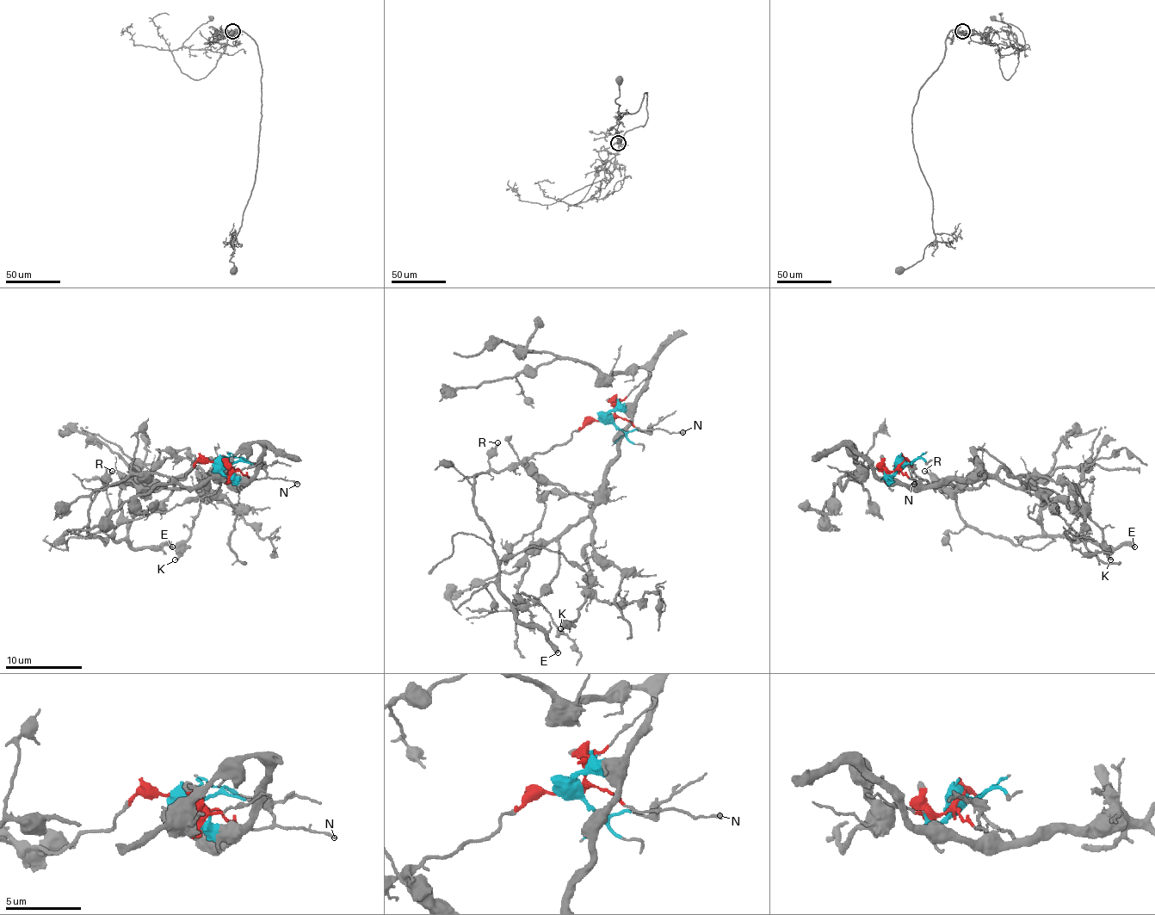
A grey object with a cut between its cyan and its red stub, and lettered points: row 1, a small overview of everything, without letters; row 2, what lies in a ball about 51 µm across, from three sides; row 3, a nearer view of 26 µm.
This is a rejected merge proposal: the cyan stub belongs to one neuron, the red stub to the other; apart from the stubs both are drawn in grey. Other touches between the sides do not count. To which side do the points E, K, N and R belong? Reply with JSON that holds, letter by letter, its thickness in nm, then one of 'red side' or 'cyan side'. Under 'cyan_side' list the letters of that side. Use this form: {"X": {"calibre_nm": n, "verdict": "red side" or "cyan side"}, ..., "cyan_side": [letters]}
{"E": {"calibre_nm": 420, "verdict": "red side"}, "K": {"calibre_nm": 260, "verdict": "cyan side"}, "N": {"calibre_nm": 180, "verdict": "red side"}, "R": {"calibre_nm": 170, "verdict": "red side"}, "cyan_side": ["K"]}

